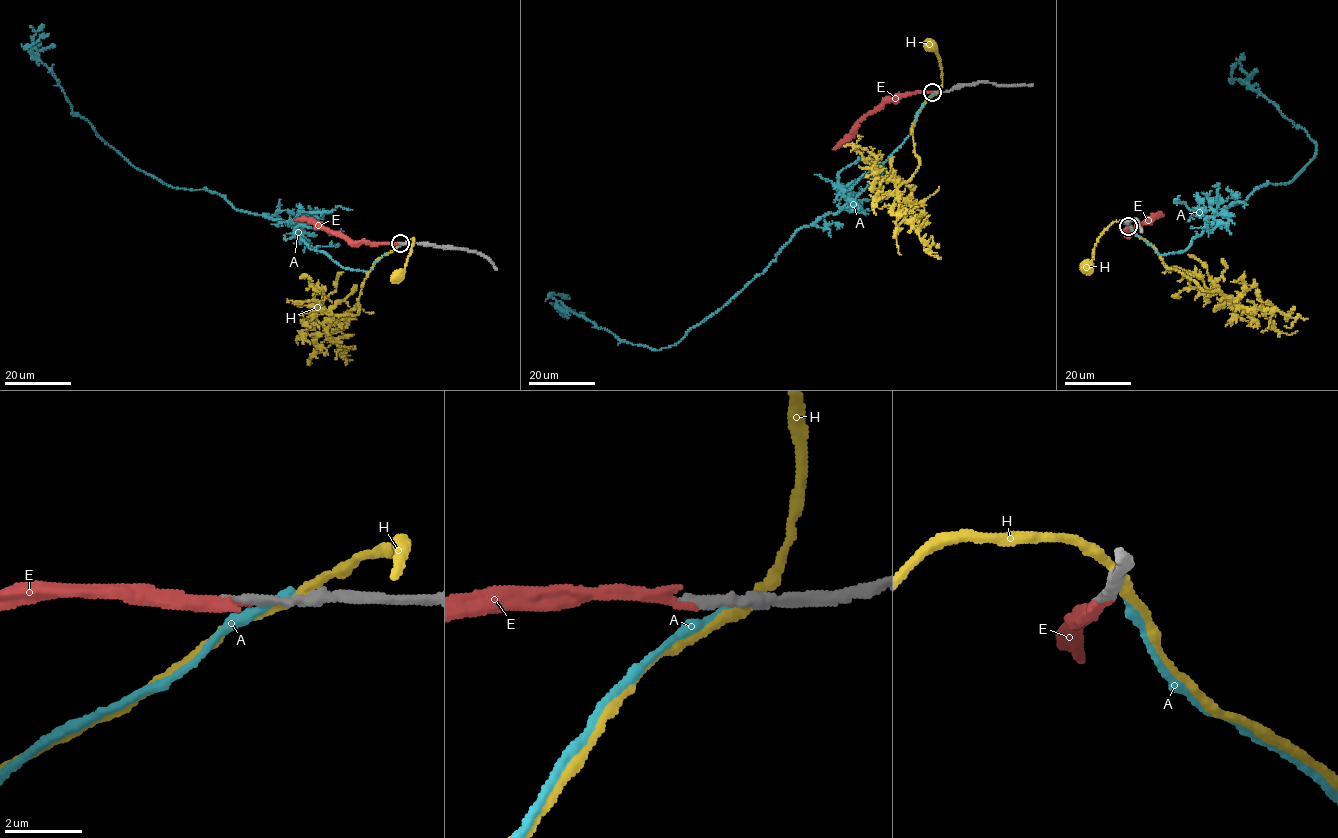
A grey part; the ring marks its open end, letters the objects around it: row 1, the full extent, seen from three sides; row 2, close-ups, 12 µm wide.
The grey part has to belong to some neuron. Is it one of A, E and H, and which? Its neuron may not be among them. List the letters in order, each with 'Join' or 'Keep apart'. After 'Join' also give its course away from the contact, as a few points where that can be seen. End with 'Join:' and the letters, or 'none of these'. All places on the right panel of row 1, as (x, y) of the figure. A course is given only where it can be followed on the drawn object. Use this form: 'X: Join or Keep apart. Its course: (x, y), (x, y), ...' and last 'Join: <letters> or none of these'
A: Keep apart
E: Join. Its course: (1127, 226), (1124, 229), (1126, 235), (1152, 216), (1162, 216)
H: Keep apart
Join: E

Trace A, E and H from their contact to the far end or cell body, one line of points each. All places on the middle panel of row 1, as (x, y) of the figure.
A: (936, 92), (893, 153), (843, 189), (846, 203), (800, 228), (678, 342), (653, 350), (558, 301), (561, 309)
E: (932, 92), (915, 91), (887, 98), (832, 148)
H: (937, 92), (942, 74), (937, 51), (932, 45)

